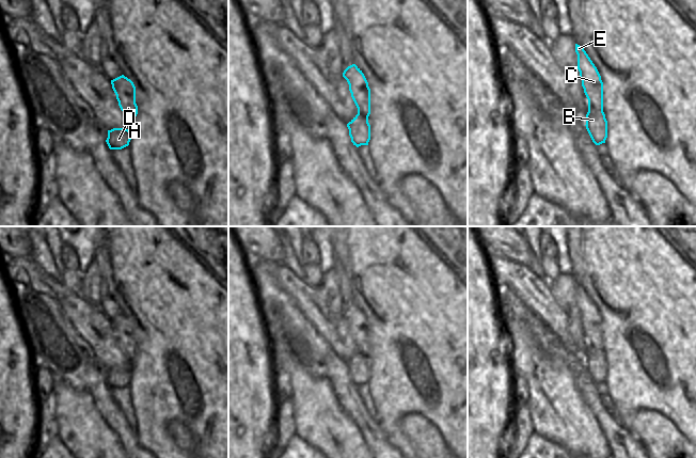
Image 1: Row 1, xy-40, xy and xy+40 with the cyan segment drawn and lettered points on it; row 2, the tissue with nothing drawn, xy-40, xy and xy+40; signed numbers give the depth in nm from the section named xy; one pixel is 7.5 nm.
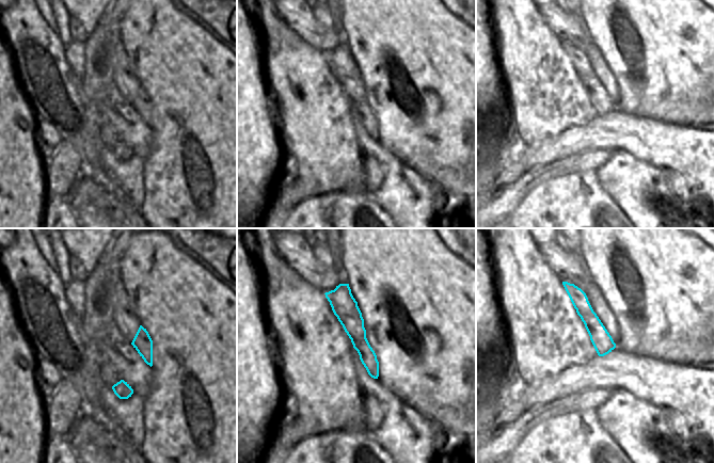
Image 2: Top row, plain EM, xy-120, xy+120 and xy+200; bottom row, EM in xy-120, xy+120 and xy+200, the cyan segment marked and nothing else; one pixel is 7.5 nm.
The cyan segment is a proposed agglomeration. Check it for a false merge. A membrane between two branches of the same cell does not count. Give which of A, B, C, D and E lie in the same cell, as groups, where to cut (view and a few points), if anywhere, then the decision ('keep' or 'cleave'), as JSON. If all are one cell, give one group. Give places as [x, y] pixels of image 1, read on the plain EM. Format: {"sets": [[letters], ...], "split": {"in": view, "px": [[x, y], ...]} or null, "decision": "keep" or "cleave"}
{"sets": [["A", "C", "E"], ["B", "D"]], "split": {"in": "xy+40", "px": [[588, 347], [597, 347], [602, 350]]}, "decision": "cleave"}

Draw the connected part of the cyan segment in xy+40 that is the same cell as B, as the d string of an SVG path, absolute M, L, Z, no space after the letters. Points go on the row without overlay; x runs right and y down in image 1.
M588 348L585 365L596 384L605 382L607 377L607 360L603 350Z

